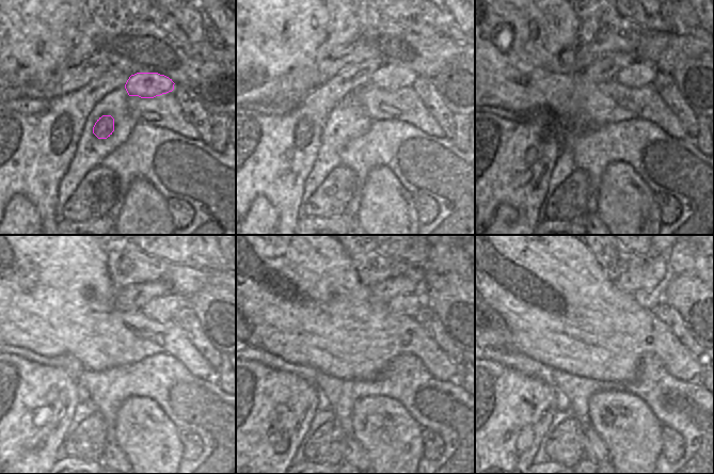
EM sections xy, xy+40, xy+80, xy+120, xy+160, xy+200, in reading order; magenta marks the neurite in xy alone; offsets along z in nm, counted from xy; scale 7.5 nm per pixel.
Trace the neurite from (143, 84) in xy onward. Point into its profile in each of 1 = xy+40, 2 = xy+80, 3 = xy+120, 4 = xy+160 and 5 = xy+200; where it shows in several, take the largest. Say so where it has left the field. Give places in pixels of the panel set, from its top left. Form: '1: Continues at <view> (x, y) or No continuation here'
1: Continues at xy+40 (391, 77)
2: Continues at xy+80 (640, 73)
3: Continues at xy+120 (163, 309)
4: Continues at xy+160 (403, 304)
5: Continues at xy+200 (650, 299).

